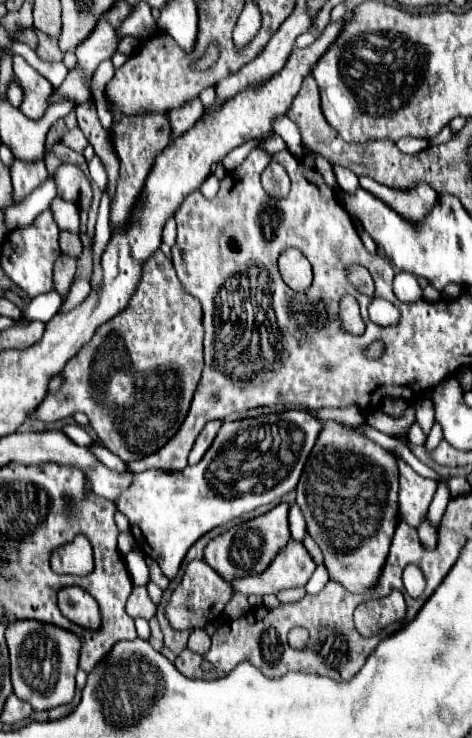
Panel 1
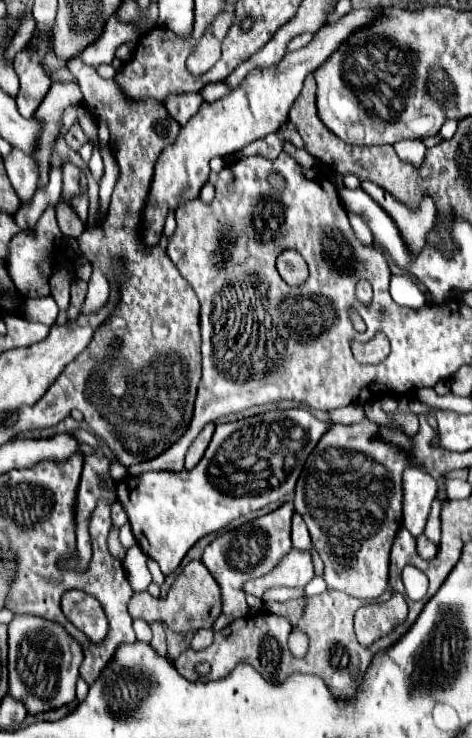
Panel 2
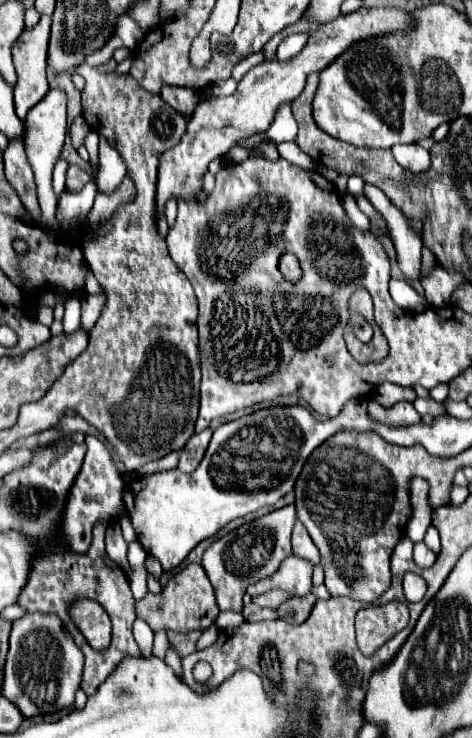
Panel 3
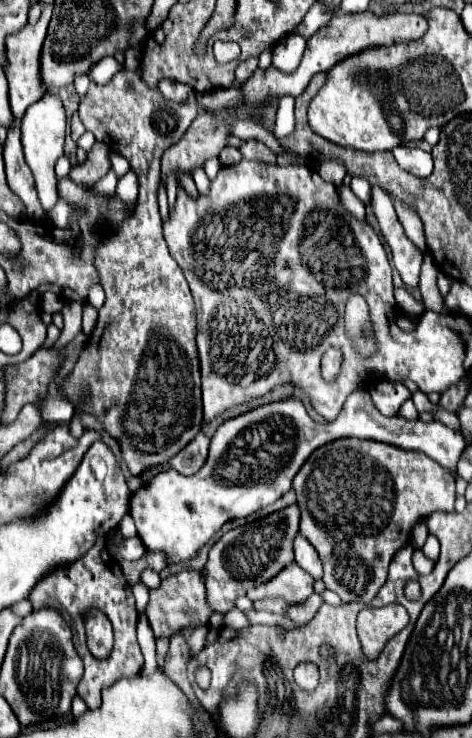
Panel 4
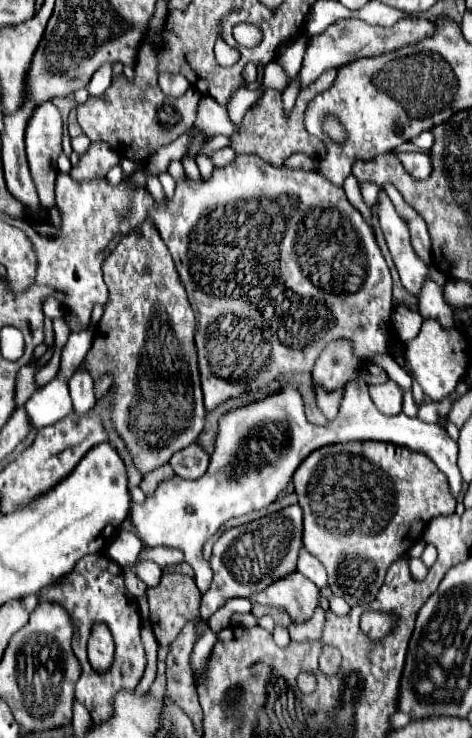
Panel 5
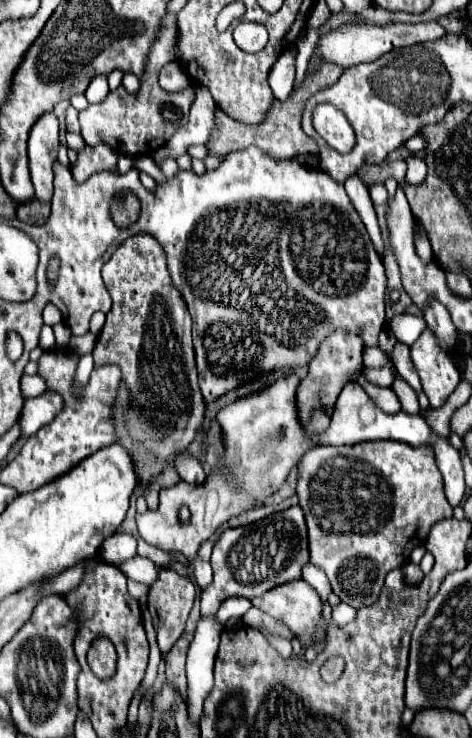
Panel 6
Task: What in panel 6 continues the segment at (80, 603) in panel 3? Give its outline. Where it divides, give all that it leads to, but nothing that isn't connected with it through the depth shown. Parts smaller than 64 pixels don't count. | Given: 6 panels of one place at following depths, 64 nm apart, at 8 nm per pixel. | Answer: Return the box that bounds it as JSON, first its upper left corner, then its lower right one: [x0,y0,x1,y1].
[87,636,116,678]

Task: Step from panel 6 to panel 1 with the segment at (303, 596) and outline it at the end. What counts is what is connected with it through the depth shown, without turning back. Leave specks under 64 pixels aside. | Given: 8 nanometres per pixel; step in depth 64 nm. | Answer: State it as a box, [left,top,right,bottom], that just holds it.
[232,538,316,596]

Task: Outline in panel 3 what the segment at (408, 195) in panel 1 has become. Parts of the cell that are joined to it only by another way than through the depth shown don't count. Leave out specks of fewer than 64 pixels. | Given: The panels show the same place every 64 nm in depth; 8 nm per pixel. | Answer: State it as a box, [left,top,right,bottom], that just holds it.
[364,184,424,280]

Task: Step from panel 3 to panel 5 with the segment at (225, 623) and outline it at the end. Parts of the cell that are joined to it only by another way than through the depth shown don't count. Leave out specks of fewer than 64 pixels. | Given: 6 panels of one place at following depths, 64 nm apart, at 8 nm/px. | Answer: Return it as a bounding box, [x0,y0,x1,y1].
[230,613,258,628]

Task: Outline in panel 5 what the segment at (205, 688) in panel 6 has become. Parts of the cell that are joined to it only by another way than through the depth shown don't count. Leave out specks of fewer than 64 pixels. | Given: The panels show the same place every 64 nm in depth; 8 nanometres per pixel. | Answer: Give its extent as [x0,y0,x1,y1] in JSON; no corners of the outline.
[190,630,216,674]

